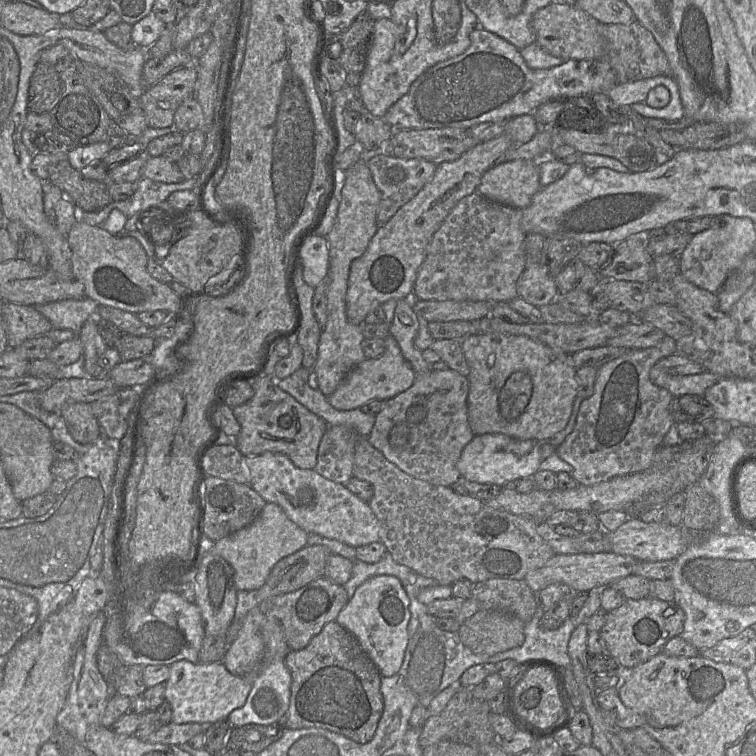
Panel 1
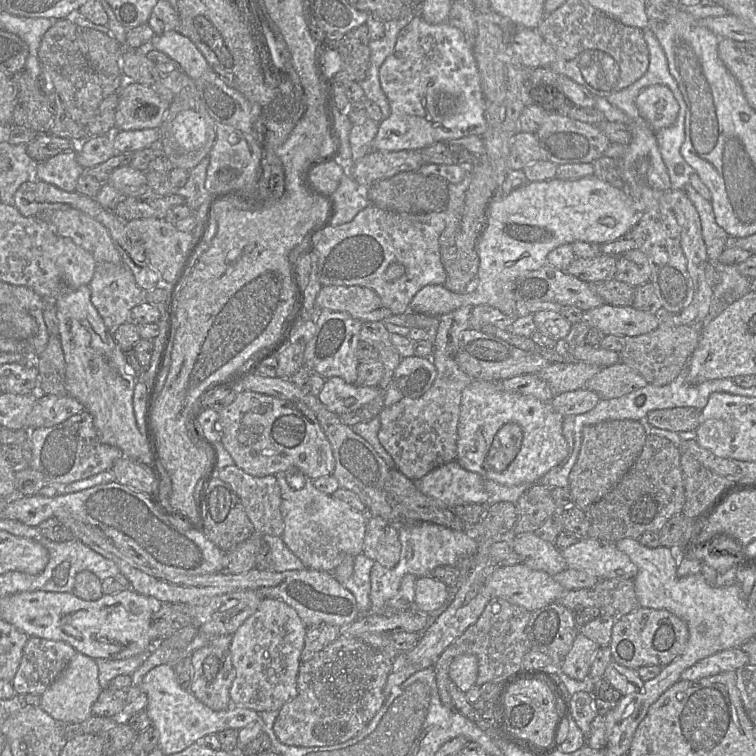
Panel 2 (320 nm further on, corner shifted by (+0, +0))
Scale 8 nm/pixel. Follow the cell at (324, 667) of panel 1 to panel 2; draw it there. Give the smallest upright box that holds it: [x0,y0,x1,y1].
[274,633,393,747]

